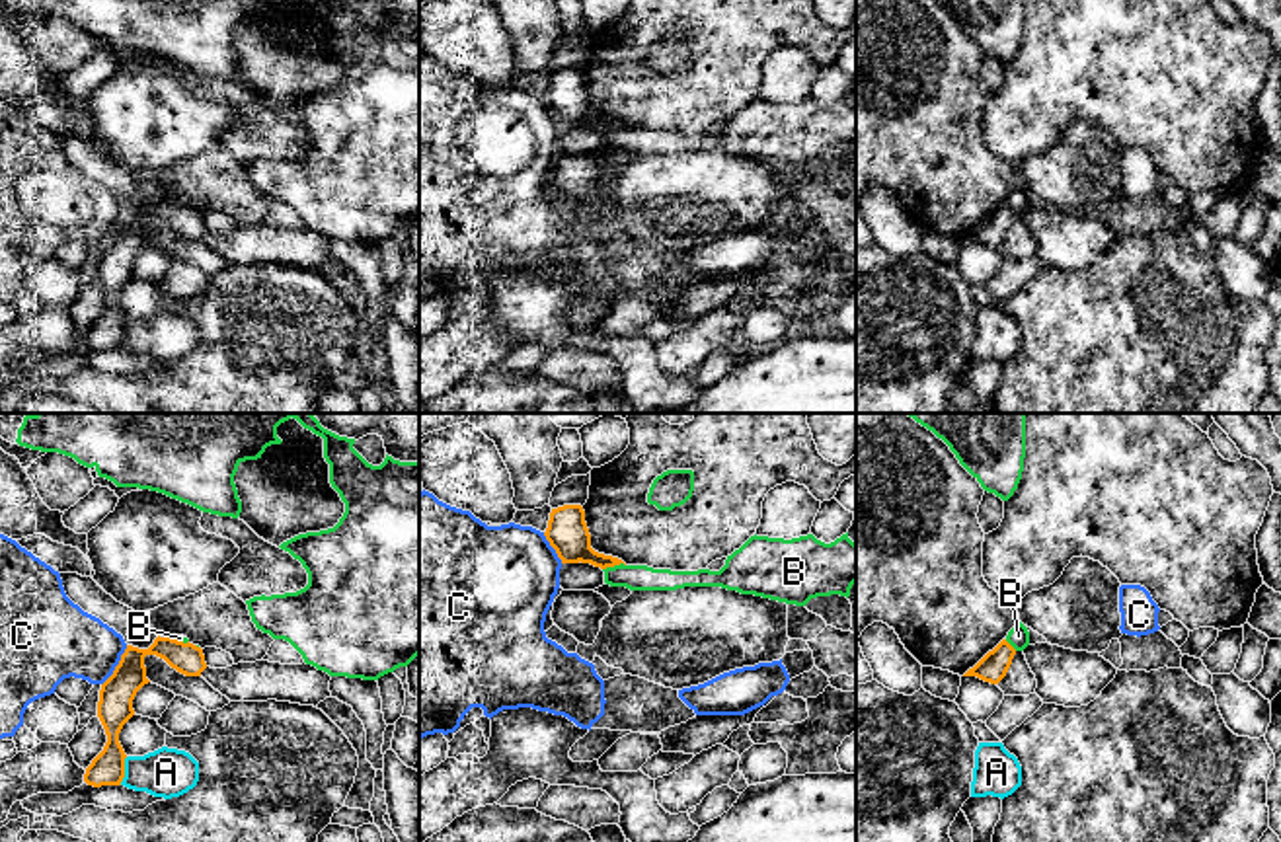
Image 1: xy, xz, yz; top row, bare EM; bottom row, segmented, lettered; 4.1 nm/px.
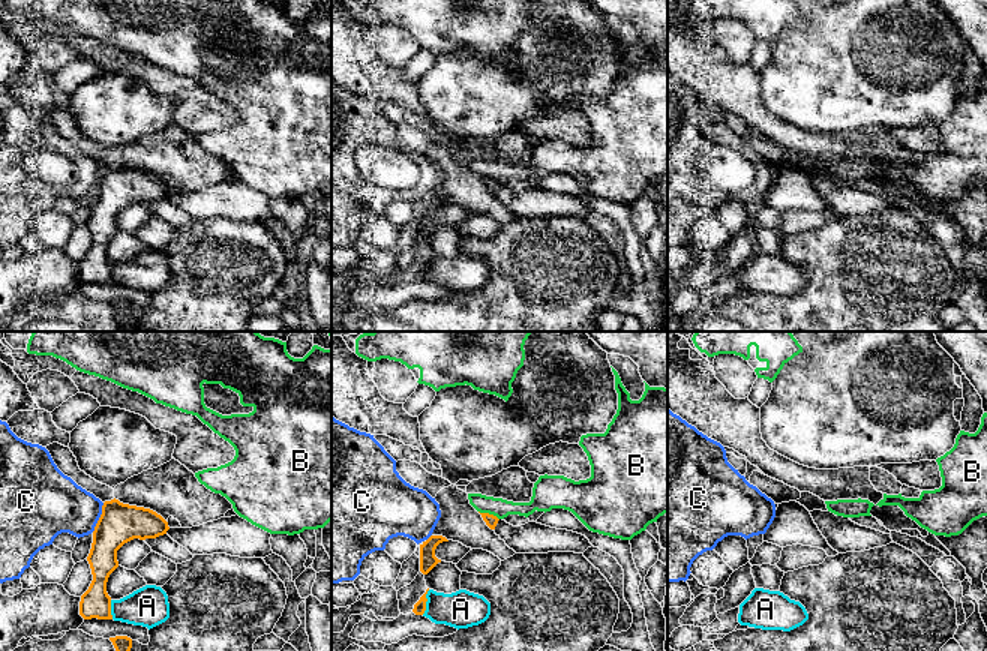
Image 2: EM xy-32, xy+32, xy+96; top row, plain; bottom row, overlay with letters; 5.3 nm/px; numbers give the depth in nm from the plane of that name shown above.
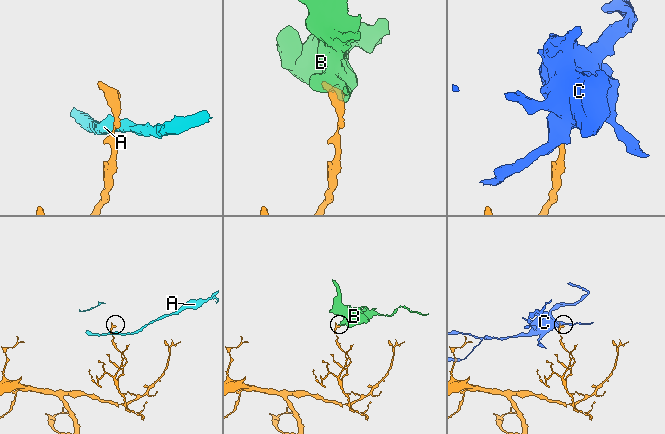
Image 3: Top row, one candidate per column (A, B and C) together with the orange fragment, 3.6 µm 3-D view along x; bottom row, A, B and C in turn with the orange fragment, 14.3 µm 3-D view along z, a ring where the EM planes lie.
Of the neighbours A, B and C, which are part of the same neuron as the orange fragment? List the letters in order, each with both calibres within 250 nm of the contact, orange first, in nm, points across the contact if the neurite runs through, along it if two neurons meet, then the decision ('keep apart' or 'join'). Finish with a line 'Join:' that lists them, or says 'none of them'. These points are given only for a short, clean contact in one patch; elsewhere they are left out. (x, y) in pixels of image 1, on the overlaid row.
A: calibres 140 and 200 nm; border xy (127, 757), (119, 784); keep apart
B: calibres 170 and 110 nm; border xz (624, 564), (603, 570); keep apart
C: calibres 140 and 300 nm; border xy (127, 646), (114, 673), (102, 685); keep apart
Join: none of them

